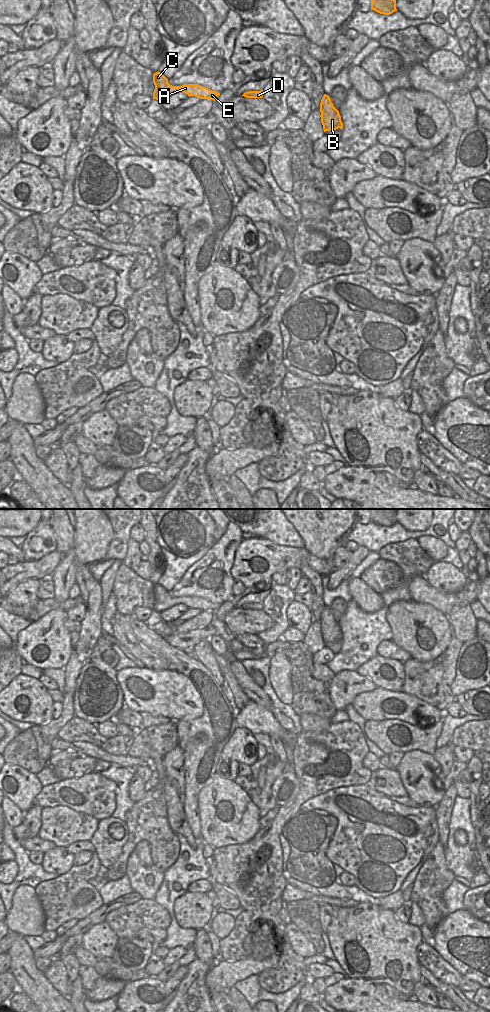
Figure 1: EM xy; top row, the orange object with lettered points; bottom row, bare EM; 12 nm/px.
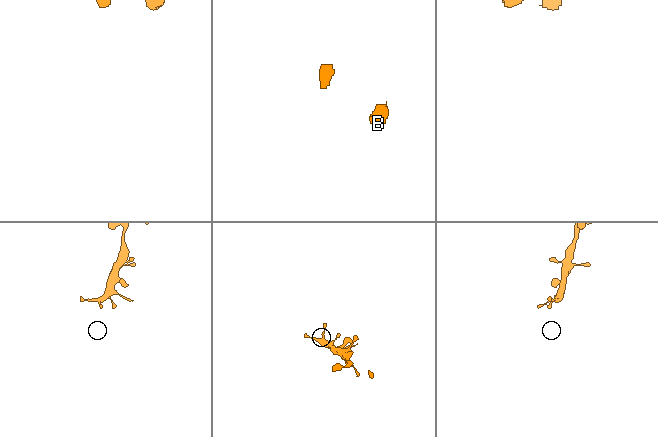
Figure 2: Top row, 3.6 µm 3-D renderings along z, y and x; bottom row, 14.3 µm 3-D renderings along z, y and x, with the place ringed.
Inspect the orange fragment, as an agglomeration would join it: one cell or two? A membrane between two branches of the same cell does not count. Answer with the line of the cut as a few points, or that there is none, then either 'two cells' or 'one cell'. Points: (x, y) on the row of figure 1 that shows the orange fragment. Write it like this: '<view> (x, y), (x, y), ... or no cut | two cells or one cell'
no cut | one cell

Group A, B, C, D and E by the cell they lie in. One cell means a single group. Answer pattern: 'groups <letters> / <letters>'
groups A B C D E

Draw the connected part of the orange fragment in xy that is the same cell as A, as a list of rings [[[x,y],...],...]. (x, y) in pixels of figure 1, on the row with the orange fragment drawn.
[[[159,71],[153,74],[153,83],[155,90],[153,99],[161,101],[177,92],[183,92],[190,96],[195,96],[200,99],[216,100],[220,95],[219,92],[212,91],[198,84],[184,84],[182,86],[172,86],[168,83],[168,79]]]

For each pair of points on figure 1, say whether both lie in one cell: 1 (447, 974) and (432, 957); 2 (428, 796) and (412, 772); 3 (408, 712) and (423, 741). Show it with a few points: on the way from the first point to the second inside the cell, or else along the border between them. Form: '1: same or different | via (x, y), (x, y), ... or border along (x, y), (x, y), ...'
1: same | via (443, 970), (434, 961)
2: same | via (426, 788), (423, 782), (423, 775), (420, 773)
3: different | border along (393, 718), (418, 725)

